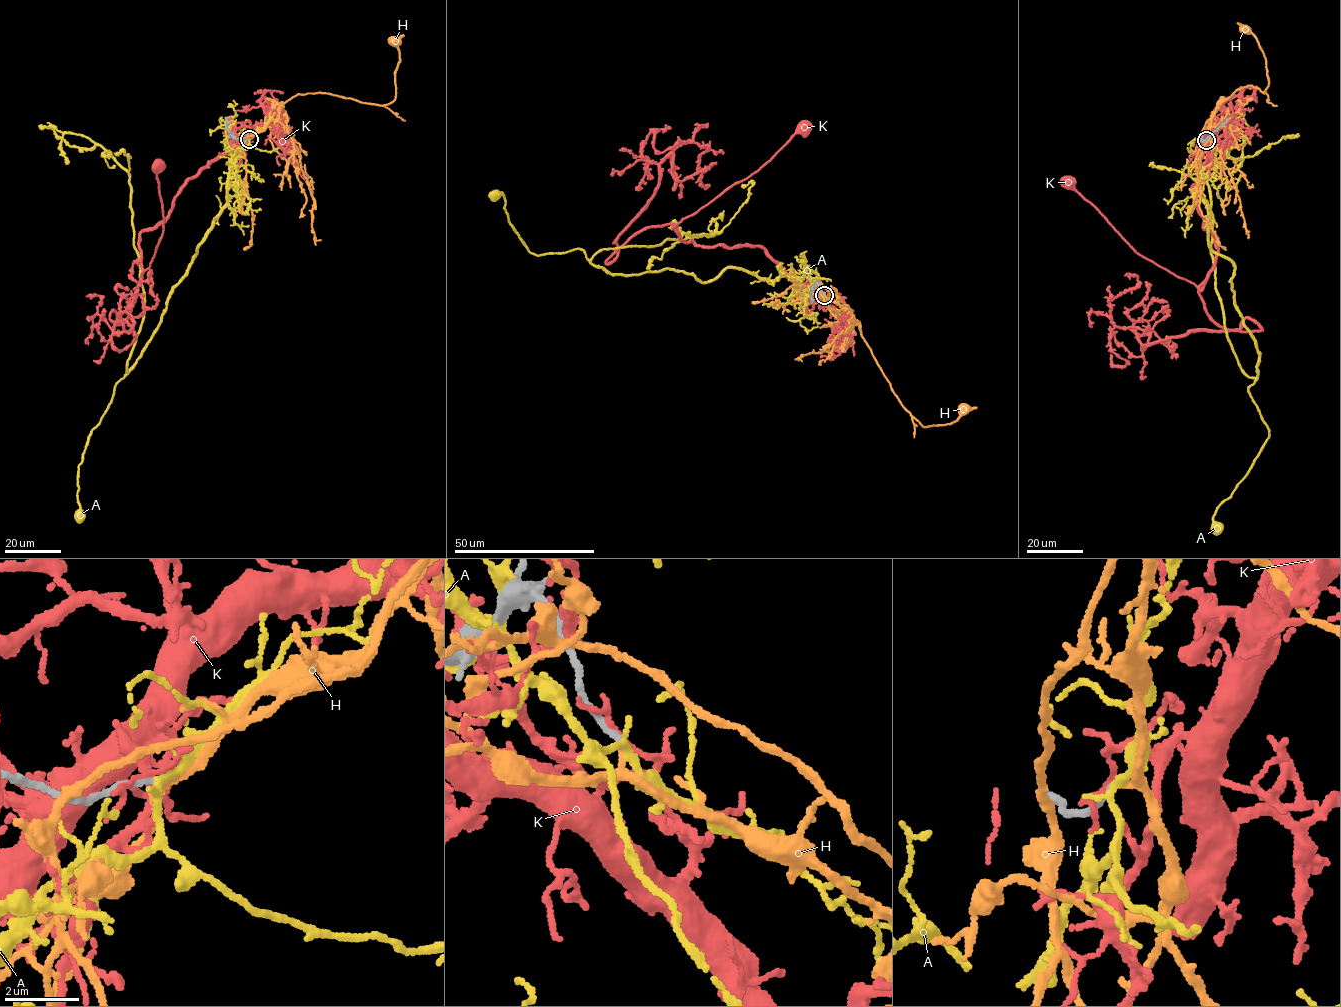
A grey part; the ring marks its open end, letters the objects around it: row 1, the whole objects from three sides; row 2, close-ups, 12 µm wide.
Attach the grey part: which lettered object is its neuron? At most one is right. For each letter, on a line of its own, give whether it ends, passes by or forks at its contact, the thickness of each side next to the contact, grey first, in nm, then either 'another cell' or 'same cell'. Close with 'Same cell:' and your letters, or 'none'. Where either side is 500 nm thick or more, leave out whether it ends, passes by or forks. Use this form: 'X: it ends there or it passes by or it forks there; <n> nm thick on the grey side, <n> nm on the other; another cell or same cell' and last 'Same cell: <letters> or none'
A: it passes by; 170 nm thick on the grey side, 200 nm on the other; another cell
H: it passes by; 170 nm thick on the grey side, 170 nm on the other; same cell
K: it passes by; 200 nm thick on the grey side, 140 nm on the other; another cell
Same cell: H

